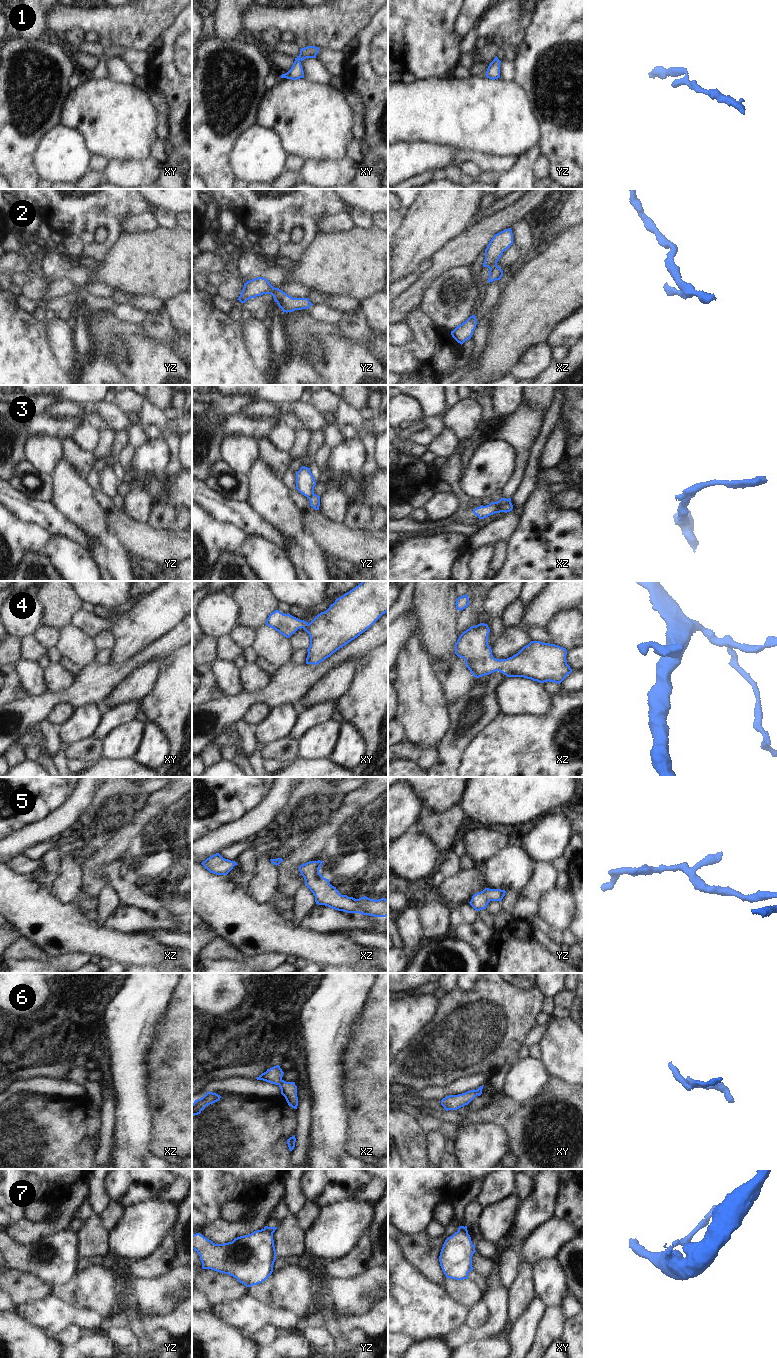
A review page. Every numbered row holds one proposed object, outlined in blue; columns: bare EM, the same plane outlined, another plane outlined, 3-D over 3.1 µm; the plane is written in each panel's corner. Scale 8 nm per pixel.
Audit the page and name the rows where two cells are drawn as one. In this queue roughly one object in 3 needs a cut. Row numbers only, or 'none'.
3, 7

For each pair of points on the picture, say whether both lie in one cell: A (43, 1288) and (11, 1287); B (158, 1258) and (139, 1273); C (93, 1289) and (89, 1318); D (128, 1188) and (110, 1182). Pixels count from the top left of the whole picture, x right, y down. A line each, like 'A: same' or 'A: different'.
A: same
B: same
C: different
D: same

